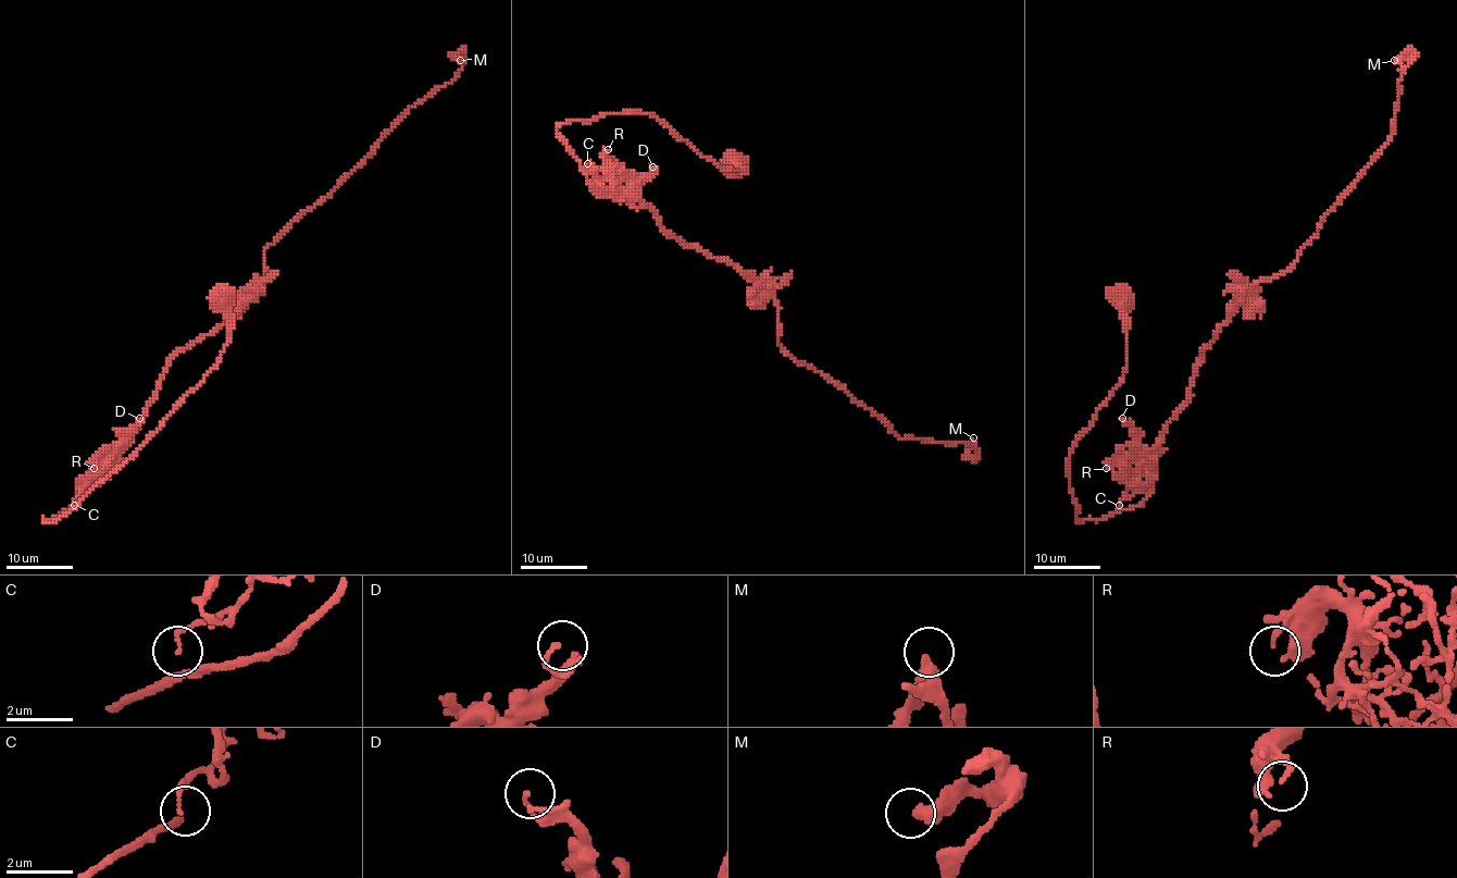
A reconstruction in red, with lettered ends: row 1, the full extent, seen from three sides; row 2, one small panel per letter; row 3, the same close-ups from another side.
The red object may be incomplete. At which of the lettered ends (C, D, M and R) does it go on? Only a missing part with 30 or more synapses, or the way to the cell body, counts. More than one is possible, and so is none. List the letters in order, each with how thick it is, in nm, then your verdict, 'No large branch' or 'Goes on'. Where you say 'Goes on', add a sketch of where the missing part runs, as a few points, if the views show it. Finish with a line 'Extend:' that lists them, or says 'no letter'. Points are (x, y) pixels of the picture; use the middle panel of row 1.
C: Thickness 80 nm. No large branch
D: Thickness 140 nm. No large branch
M: Thickness 420 nm. No large branch
R: Thickness 130 nm. No large branch
Extend: no letter

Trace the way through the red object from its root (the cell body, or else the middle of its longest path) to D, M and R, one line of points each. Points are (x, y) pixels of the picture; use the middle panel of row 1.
D: (735, 164), (742, 170), (720, 168), (643, 112), (558, 127), (601, 196), (626, 193), (652, 167)
M: (735, 164), (643, 112), (558, 127), (601, 196), (751, 273), (796, 361), (901, 437), (976, 456), (973, 437)
R: (735, 164), (742, 170), (720, 168), (643, 112), (558, 127), (599, 196), (595, 168), (609, 164), (608, 149)

